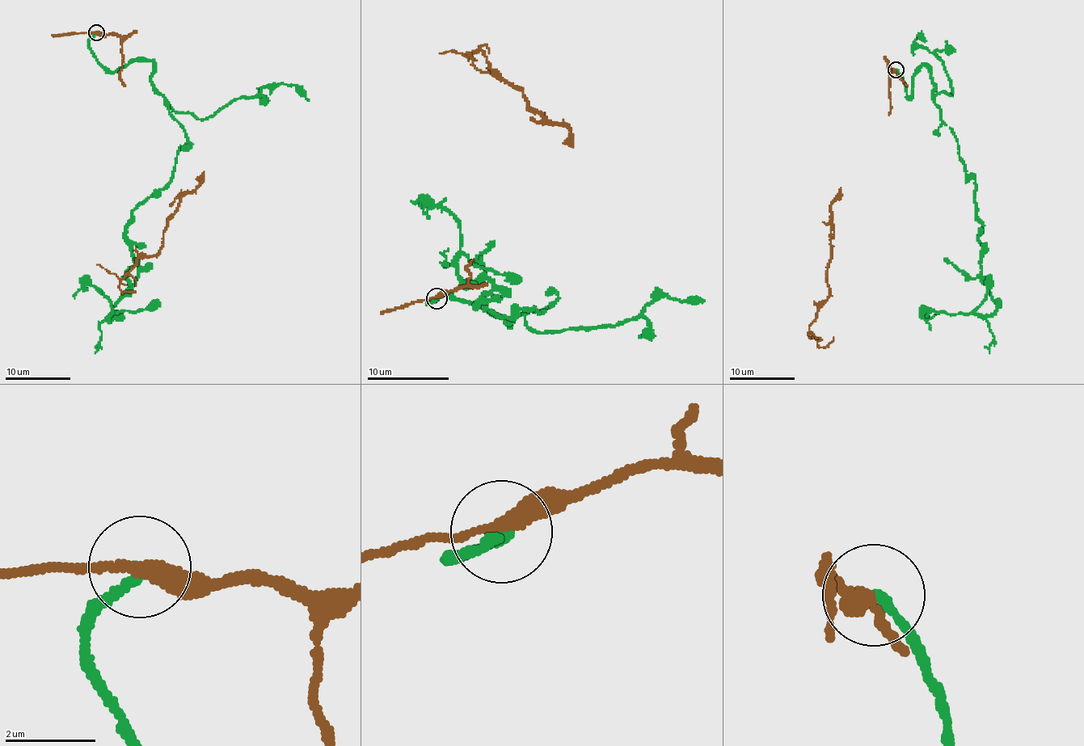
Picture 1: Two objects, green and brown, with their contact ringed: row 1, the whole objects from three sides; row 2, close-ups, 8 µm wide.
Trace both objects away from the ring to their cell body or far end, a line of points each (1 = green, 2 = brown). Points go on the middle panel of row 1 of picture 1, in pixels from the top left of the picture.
1: (436, 298), (506, 323), (551, 305), (477, 306), (490, 279), (461, 283), (457, 218), (413, 201)
2: (436, 298), (466, 286), (470, 263), (573, 147), (567, 126), (469, 54), (489, 73)

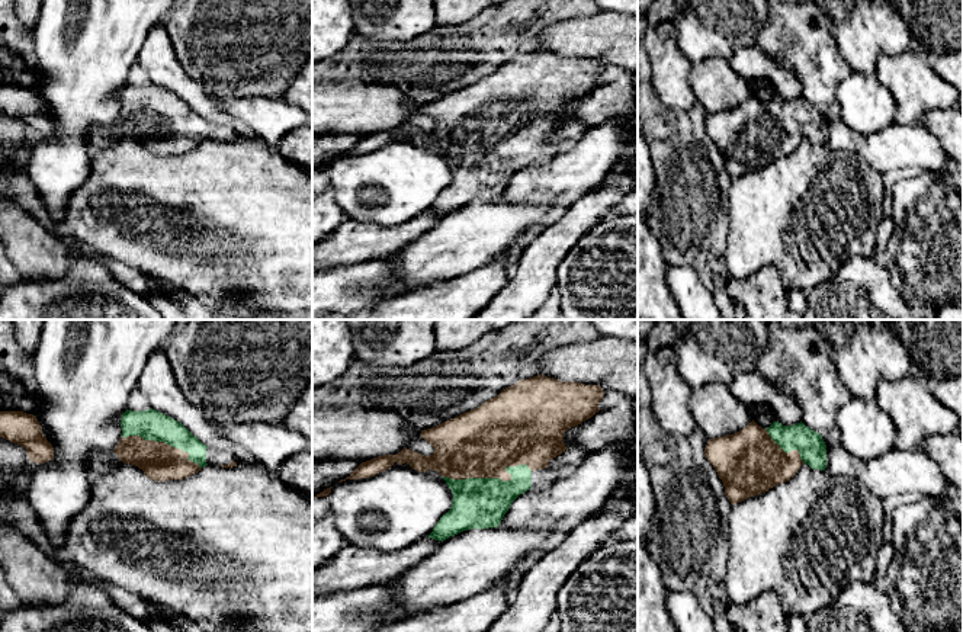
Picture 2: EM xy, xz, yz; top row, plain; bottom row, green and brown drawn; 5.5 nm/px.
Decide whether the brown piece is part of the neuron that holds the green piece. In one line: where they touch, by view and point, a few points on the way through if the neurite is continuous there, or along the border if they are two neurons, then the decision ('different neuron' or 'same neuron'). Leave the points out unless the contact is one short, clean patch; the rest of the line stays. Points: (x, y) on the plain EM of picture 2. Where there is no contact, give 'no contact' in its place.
xz (494, 153) | same neuron

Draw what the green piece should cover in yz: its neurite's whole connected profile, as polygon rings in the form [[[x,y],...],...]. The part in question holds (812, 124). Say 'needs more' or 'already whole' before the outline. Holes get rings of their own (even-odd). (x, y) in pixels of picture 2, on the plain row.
needs more; [[[754,94],[735,109],[709,113],[707,135],[716,144],[731,179],[763,169],[793,153],[802,138],[825,145],[826,119],[802,96],[763,103]]]

